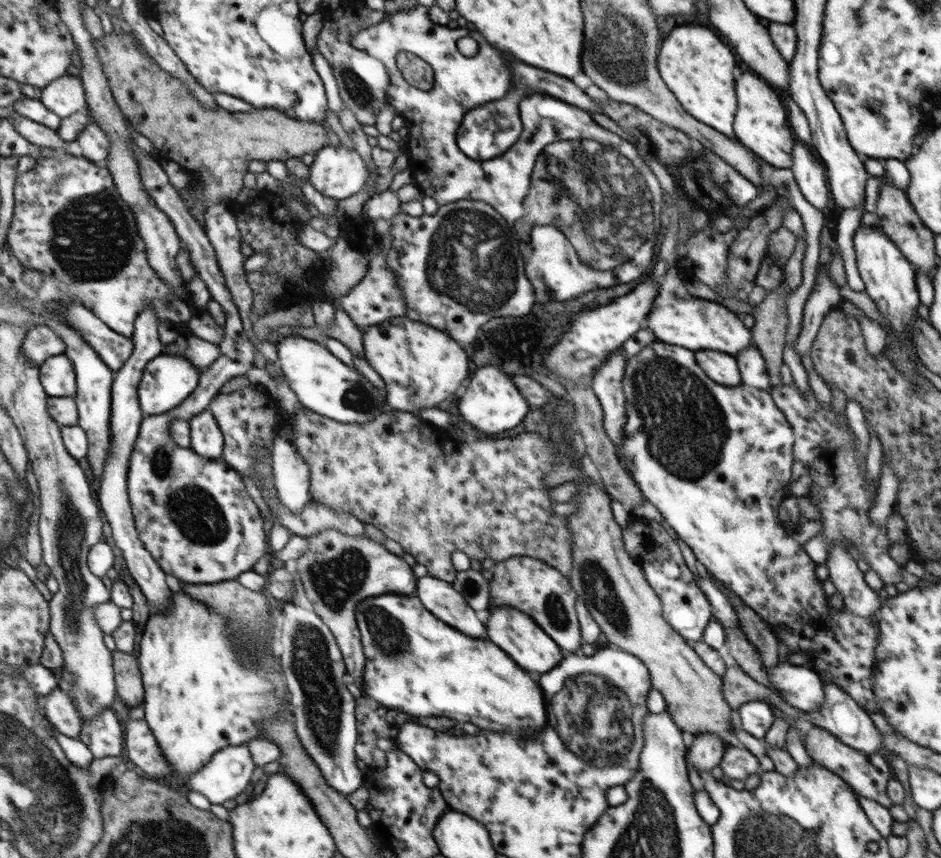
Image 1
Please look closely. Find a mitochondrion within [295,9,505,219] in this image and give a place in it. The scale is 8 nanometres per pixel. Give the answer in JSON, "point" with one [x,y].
{"point":[354,88]}

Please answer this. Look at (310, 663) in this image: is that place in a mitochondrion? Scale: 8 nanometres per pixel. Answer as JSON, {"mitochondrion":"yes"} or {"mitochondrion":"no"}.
{"mitochondrion":"yes"}

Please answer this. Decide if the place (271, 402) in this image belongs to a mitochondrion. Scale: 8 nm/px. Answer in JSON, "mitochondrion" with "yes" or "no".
{"mitochondrion":"no"}

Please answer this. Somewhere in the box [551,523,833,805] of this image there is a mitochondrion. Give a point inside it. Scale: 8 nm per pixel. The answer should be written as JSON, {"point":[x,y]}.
{"point":[599,588]}

